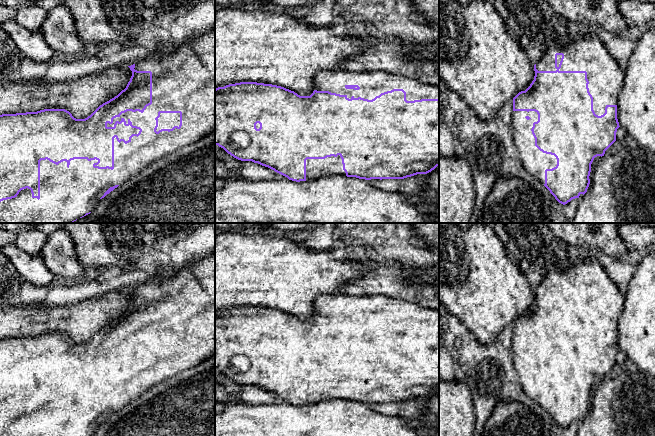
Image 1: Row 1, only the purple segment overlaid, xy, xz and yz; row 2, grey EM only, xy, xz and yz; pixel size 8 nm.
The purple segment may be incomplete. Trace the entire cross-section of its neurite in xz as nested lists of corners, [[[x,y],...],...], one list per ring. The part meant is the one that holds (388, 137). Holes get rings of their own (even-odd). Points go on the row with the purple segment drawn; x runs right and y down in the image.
[[[322,70],[314,78],[314,91],[310,96],[300,96],[281,86],[257,82],[240,82],[215,89],[215,145],[241,161],[252,161],[268,167],[300,182],[346,175],[359,179],[404,179],[417,174],[427,174],[439,166],[439,87],[422,83],[403,75],[384,71],[352,72],[343,70]]]

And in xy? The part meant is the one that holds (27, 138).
[[[215,28],[180,47],[163,52],[159,60],[148,56],[128,67],[132,76],[126,88],[85,119],[76,119],[65,109],[0,115],[0,223],[72,223],[90,214],[100,199],[142,169],[215,131]]]

